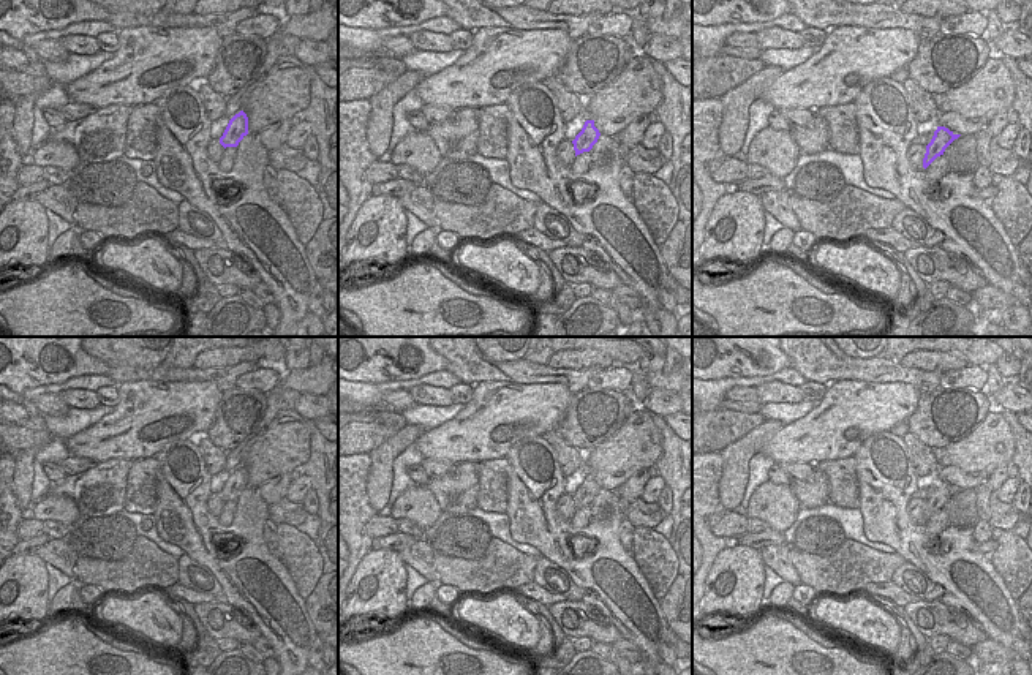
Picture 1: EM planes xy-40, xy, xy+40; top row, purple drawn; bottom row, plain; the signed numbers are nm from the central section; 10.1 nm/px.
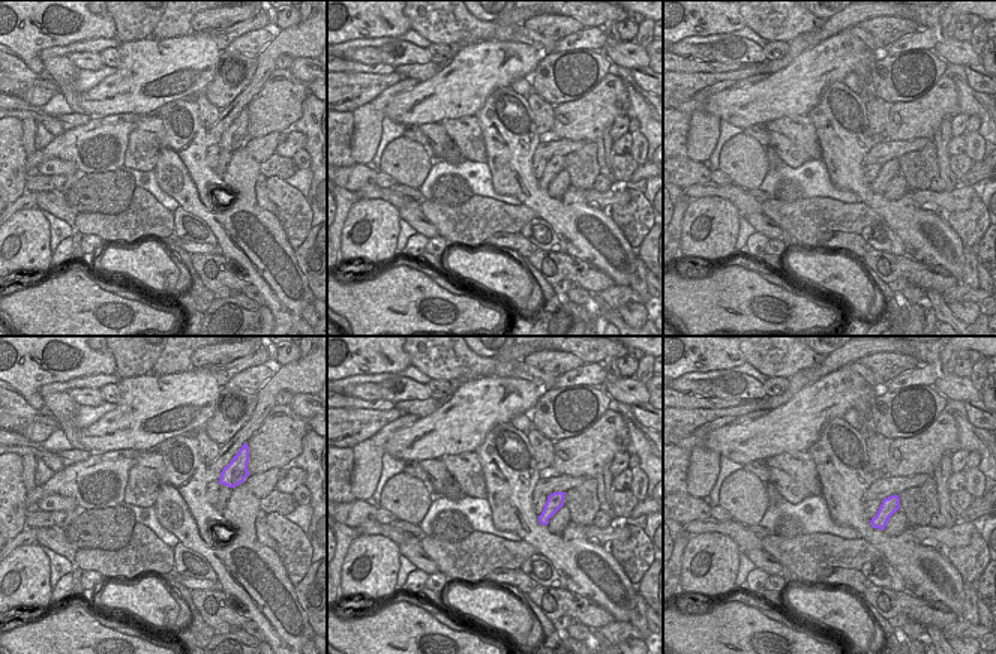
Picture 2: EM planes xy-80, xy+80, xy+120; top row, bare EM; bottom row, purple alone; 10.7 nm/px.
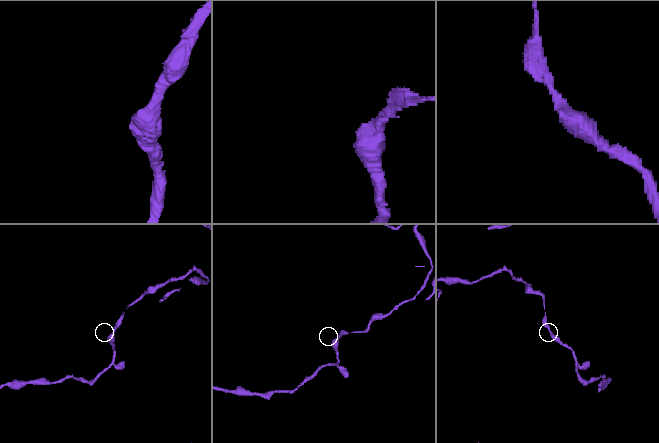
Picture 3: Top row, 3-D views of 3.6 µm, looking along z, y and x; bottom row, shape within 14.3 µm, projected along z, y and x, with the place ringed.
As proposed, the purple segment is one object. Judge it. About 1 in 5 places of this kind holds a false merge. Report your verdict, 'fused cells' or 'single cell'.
single cell

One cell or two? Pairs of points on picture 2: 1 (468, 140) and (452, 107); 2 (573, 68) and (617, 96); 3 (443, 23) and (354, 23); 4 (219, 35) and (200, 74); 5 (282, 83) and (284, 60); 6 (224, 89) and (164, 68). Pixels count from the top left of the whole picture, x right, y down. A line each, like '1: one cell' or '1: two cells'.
1: two cells
2: two cells
3: two cells
4: two cells
5: two cells
6: two cells

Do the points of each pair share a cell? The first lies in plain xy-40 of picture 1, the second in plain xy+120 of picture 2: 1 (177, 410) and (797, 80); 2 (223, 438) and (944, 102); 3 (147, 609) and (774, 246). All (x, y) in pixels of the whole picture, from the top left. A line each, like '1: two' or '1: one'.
1: one
2: two
3: two

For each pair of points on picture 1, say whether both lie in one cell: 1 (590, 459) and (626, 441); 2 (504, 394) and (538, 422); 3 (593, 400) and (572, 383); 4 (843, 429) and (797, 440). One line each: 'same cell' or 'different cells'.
1: same cell
2: same cell
3: different cells
4: same cell

